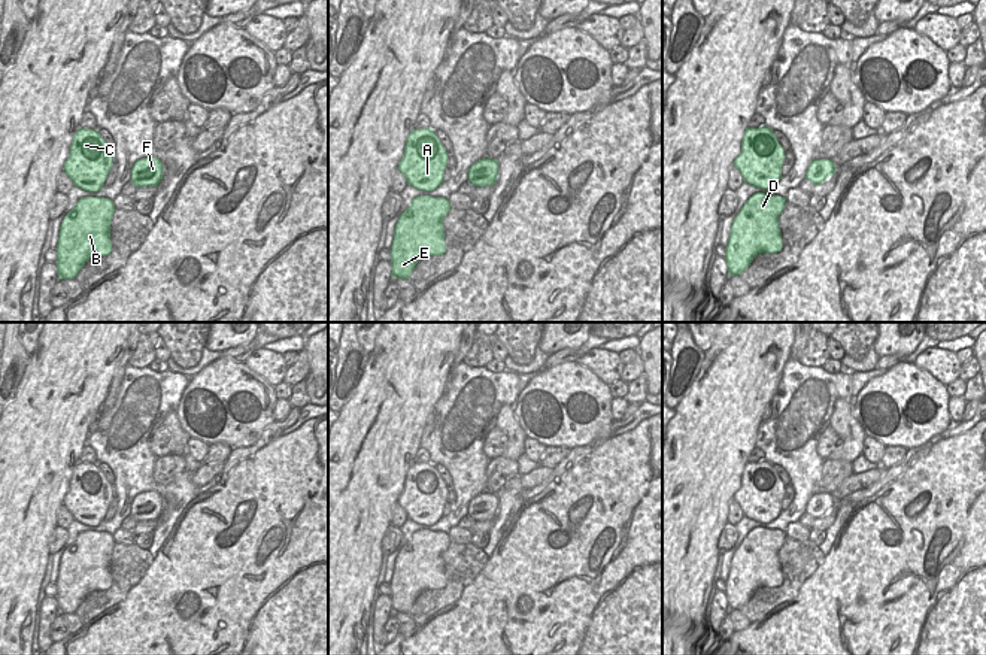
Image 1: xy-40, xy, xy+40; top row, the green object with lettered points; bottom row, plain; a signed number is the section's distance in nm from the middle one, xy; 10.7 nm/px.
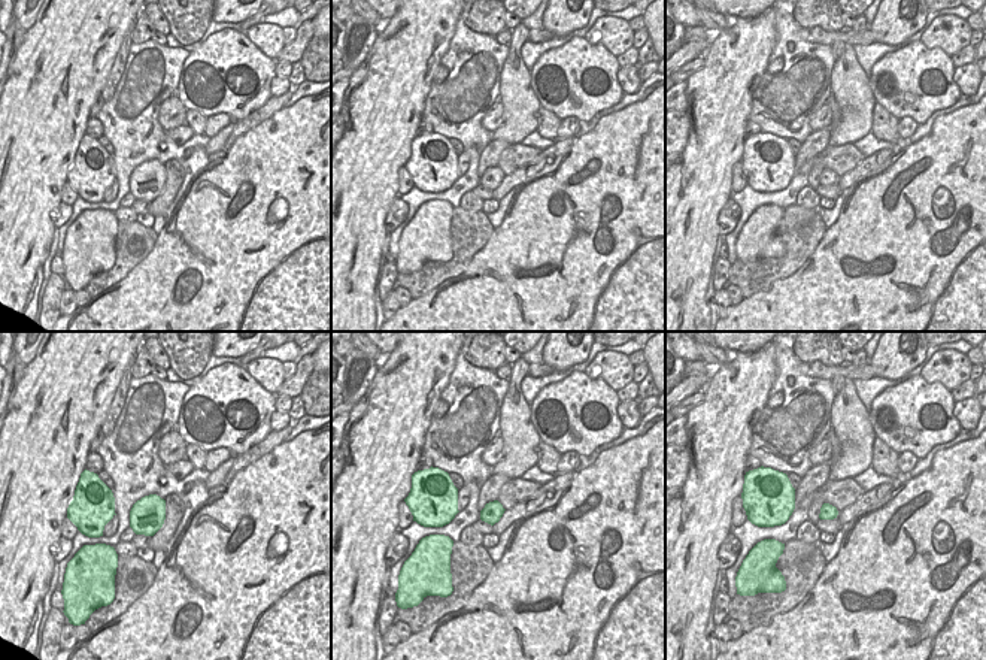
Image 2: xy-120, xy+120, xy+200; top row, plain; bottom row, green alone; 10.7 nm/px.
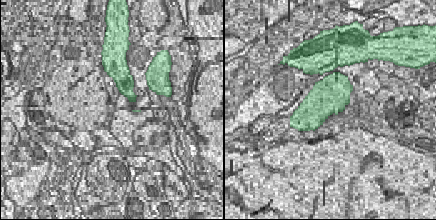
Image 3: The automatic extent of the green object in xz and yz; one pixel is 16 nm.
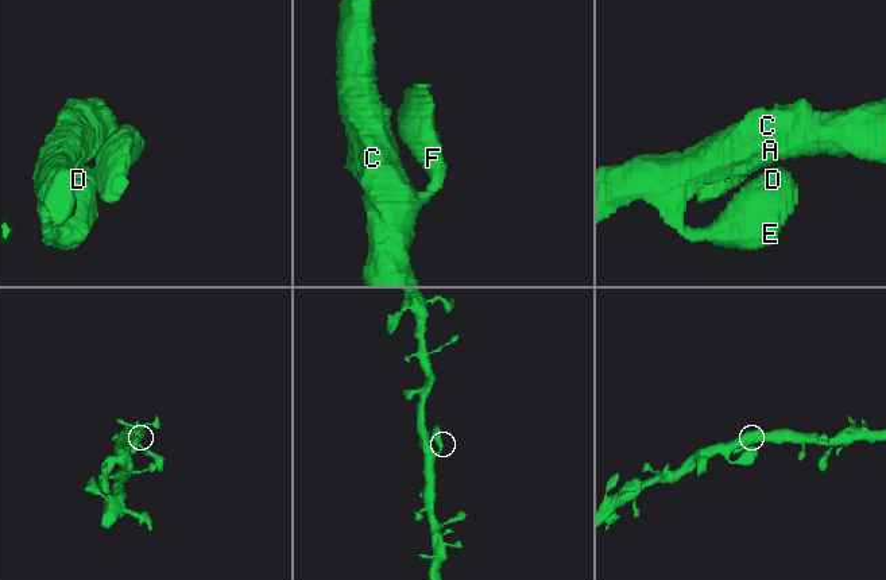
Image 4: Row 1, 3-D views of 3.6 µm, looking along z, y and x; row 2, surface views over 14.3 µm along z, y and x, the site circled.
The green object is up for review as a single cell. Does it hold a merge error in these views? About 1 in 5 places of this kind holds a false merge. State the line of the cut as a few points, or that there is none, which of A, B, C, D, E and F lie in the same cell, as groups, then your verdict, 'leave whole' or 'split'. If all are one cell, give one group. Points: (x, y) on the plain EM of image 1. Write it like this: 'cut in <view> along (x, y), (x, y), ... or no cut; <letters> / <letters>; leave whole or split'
no cut; A B C D E F; leave whole

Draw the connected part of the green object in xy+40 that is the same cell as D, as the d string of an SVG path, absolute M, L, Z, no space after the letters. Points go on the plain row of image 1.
M746 463L734 500L746 518L762 525L749 531L732 555L725 582L729 610L741 609L758 588L777 588L783 582L779 551L786 533L764 527L782 513L783 497L785 483L773 464Z

